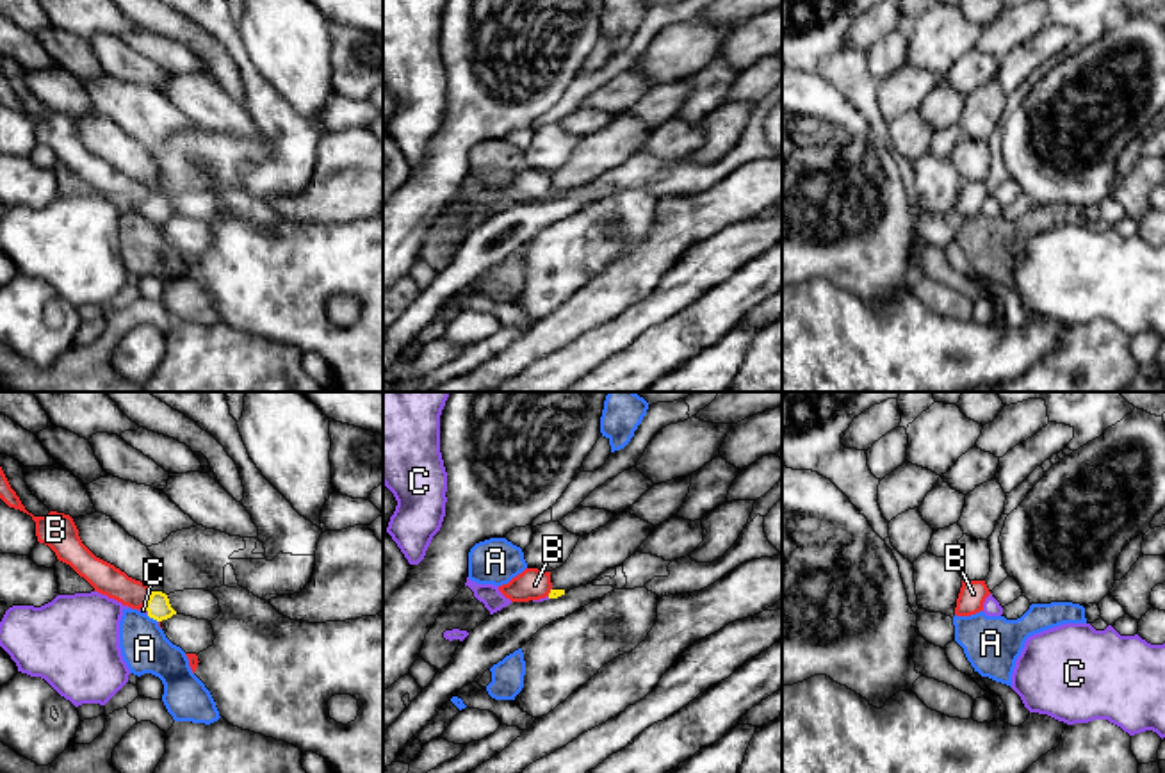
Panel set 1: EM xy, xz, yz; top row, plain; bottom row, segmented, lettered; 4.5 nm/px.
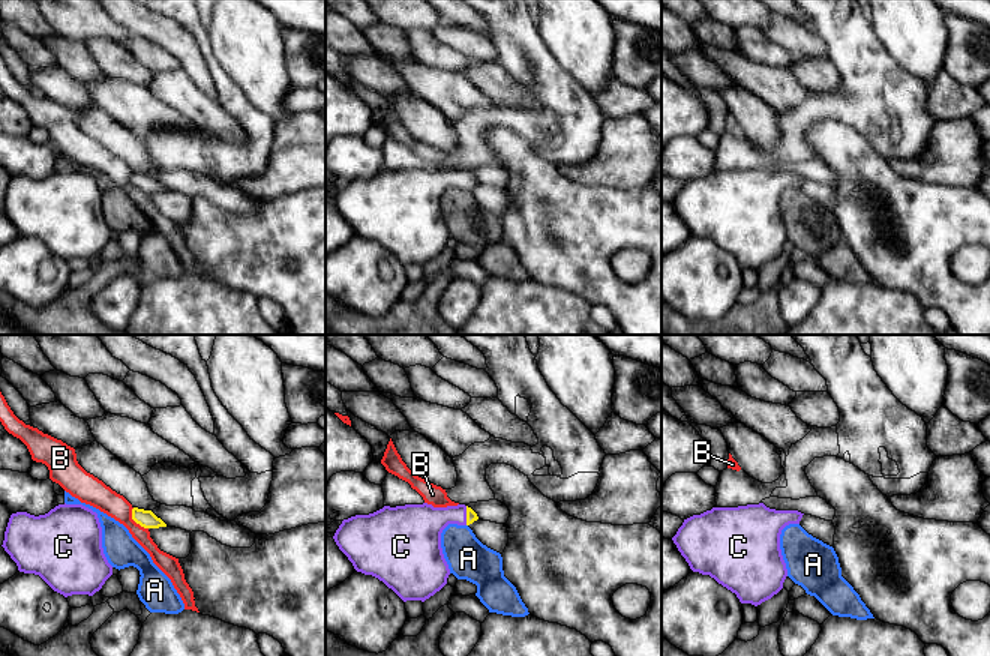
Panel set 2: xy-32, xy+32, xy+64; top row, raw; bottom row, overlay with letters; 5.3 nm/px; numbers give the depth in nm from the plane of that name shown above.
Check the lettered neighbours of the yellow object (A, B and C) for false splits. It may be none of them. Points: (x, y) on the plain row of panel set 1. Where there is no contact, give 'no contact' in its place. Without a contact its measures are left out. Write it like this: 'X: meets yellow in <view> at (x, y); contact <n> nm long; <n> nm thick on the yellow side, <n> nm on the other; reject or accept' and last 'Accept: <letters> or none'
A: meets yellow in xy at (152, 218); contact 70 nm long; 110 nm thick on the yellow side, 220 nm on the other; reject
B: meets yellow in xy at (150, 198); contact 70 nm long; 110 nm thick on the yellow side, 140 nm on the other; reject
C: meets yellow in xy at (146, 211); contact 50 nm long; 110 nm thick on the yellow side, 20 nm on the other; accept
Accept: C

